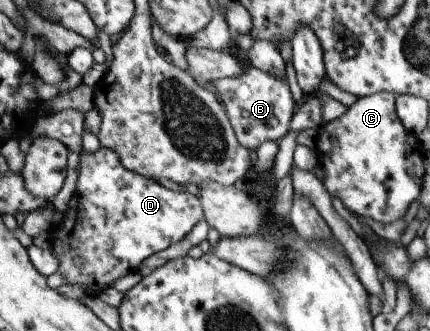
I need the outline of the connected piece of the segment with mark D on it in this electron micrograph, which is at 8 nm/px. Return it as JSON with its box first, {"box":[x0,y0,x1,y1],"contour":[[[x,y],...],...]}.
{"box":[51,144,206,297],"contour":[[[102,144],[94,153],[81,153],[79,164],[75,193],[67,210],[61,213],[62,218],[51,237],[51,249],[59,258],[58,272],[65,276],[65,284],[83,286],[89,296],[96,297],[103,293],[117,279],[137,272],[147,257],[183,241],[193,227],[206,217],[201,199],[185,191],[171,191],[155,178],[128,170],[119,153]]]}

